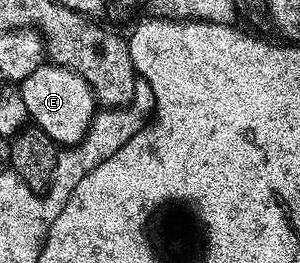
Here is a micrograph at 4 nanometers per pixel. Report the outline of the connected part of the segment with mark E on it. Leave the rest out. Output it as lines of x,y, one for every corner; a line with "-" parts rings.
46,62
37,67
35,74
27,74
27,78
21,80
19,89
28,119
48,136
65,136
66,145
72,146
88,134
93,113
98,111
99,105
91,86
87,86
87,82
83,82
79,74
66,72
52,62

